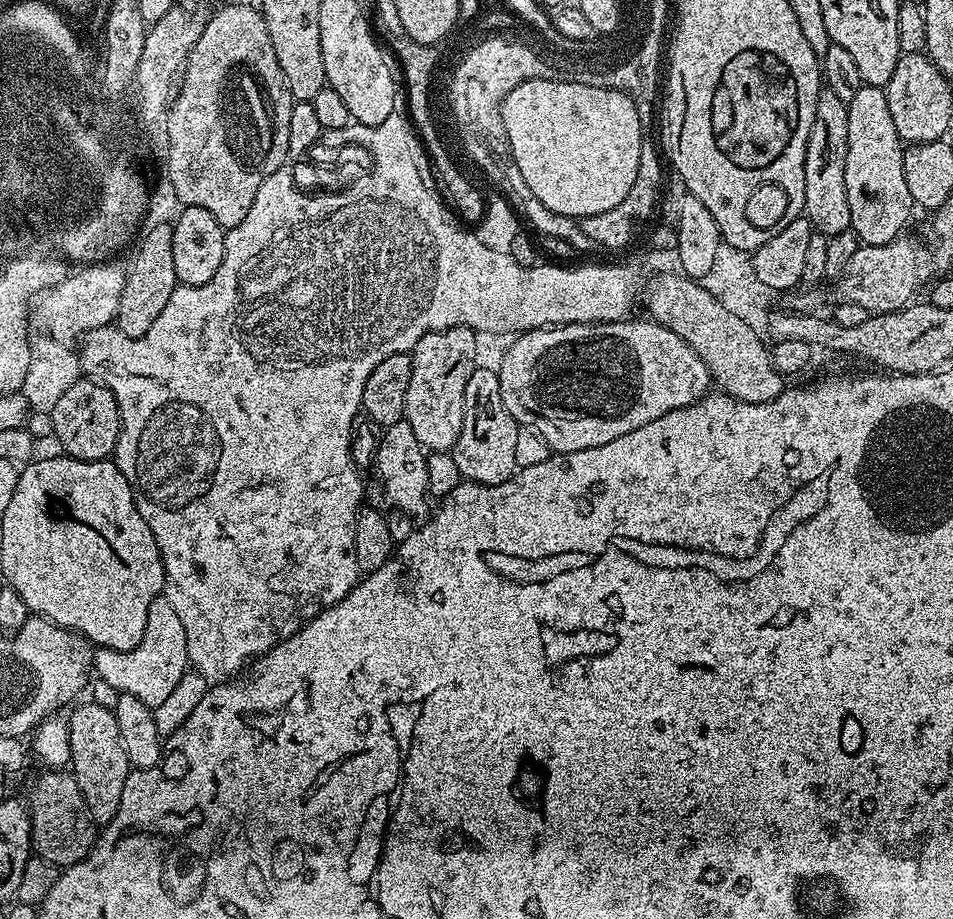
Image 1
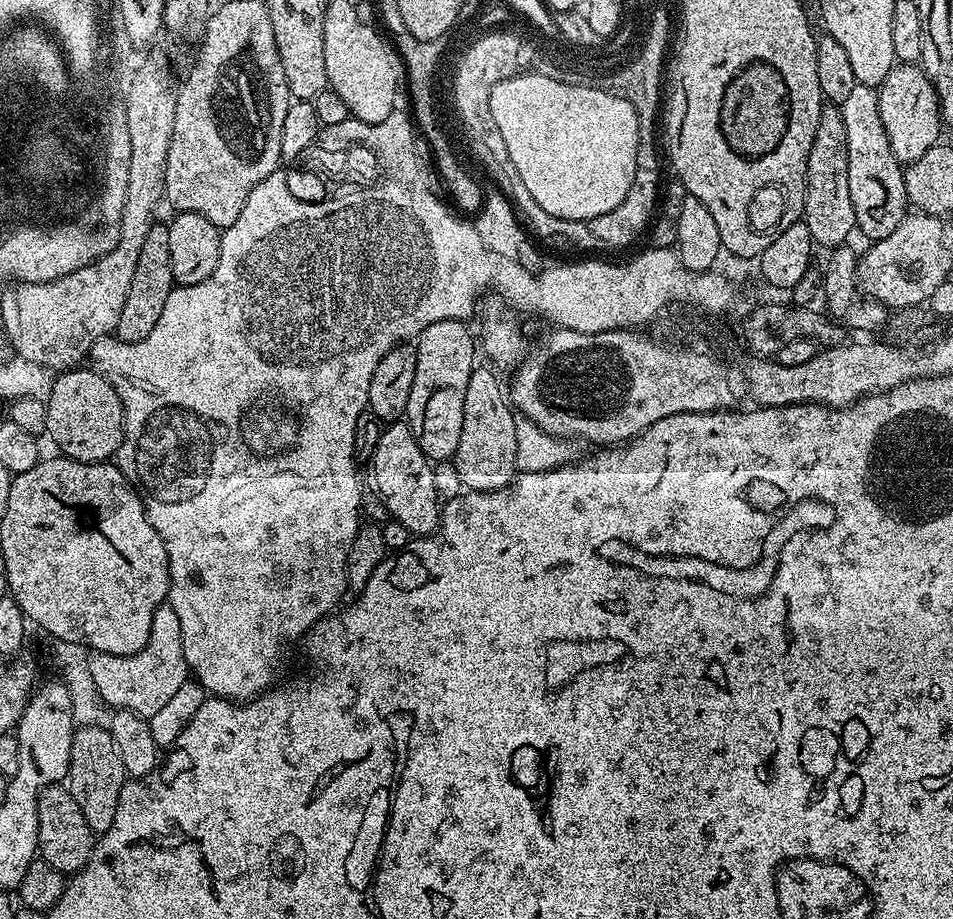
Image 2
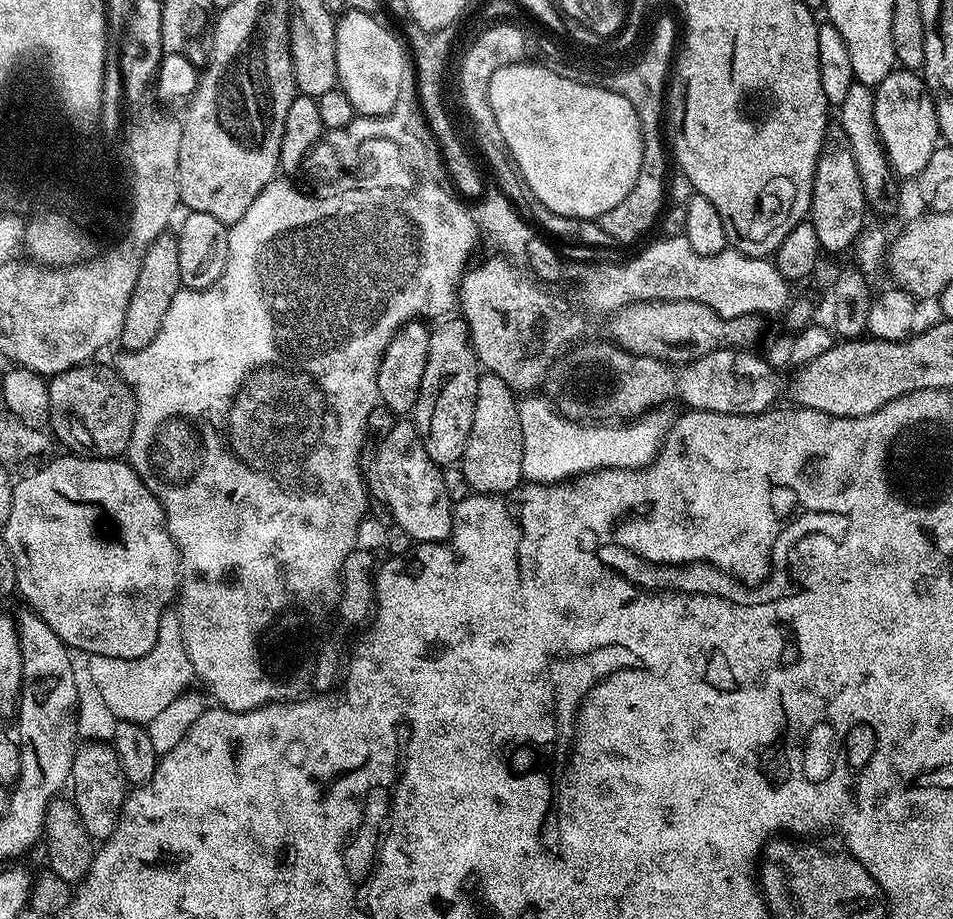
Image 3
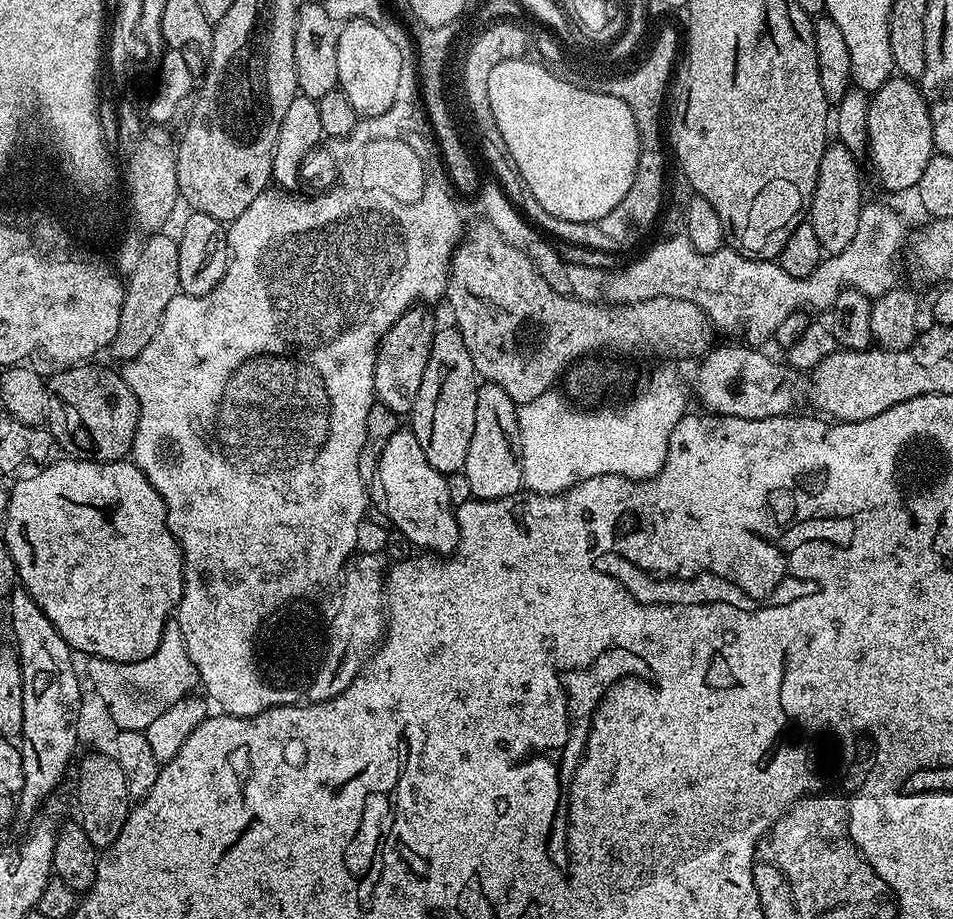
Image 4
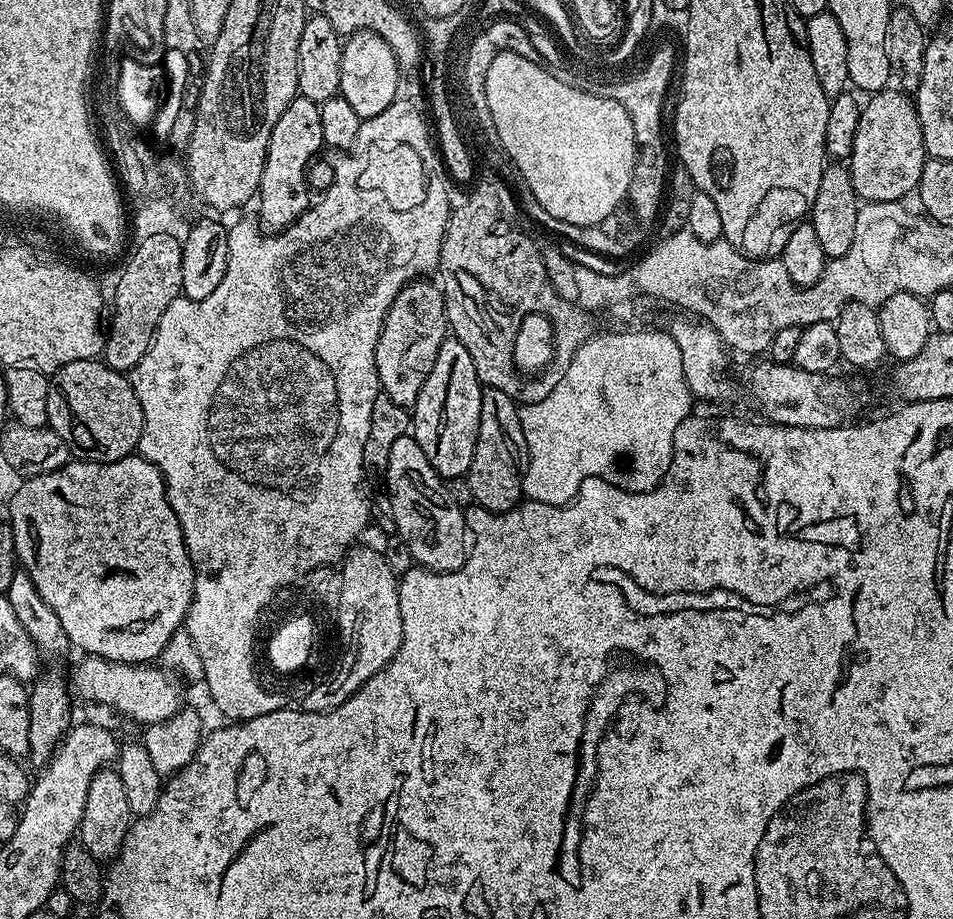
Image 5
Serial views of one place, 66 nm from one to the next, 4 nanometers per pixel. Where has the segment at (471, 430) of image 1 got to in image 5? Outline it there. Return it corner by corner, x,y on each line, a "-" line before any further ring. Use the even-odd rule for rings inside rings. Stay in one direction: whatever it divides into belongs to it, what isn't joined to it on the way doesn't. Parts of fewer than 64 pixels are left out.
485,387
482,394
480,425
472,466
466,479
473,501
486,512
508,512
522,500
522,473
526,467
526,449
520,408
502,390

